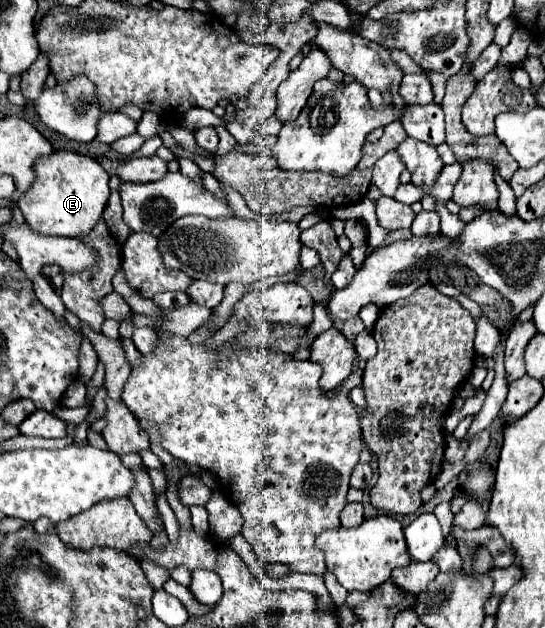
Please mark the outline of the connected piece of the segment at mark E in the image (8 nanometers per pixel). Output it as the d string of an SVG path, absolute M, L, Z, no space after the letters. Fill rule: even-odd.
M53 152L35 162L37 182L19 198L19 208L31 230L47 236L87 236L103 216L109 200L109 174L99 162L73 154L73 152Z

